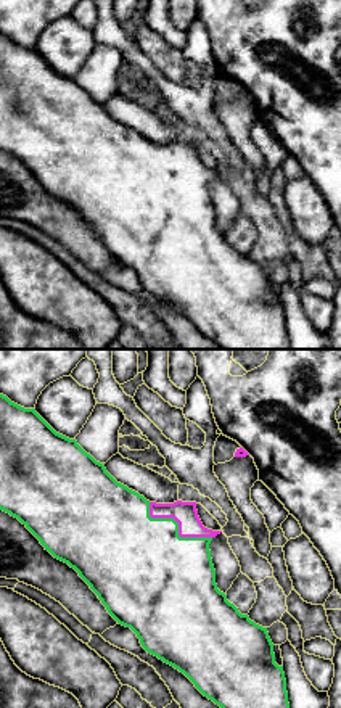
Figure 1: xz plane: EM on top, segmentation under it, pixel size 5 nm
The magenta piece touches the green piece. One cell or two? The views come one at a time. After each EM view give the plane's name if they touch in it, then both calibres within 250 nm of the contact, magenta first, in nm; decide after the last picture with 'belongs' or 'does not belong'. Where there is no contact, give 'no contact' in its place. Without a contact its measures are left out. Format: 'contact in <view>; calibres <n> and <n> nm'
contact in xz; calibres 120 and 440 nm

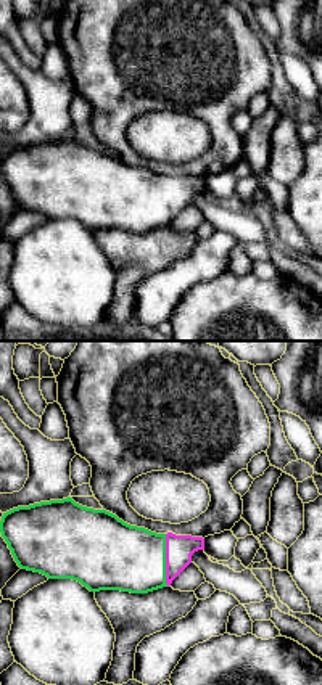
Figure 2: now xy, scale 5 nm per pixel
contact in xy; calibres 140 and 340 nm

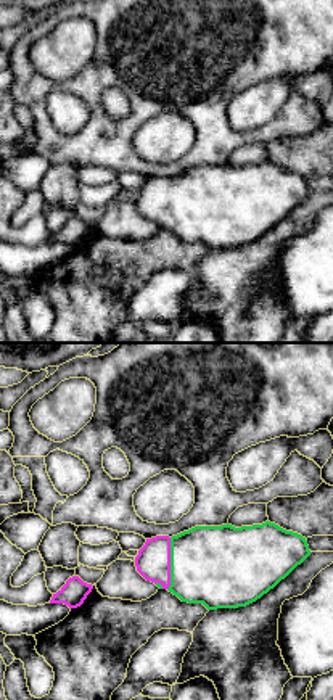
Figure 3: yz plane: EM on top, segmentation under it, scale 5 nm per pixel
contact in yz; calibres 180 and 400 nm

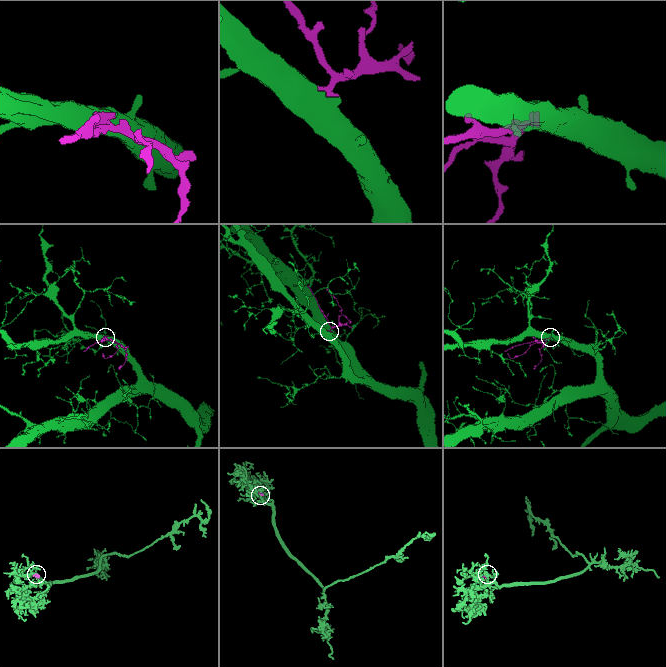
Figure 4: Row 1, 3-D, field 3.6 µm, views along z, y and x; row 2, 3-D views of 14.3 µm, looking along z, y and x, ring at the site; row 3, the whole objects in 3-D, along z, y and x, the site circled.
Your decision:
belongs

